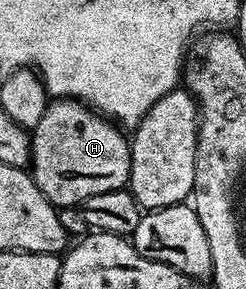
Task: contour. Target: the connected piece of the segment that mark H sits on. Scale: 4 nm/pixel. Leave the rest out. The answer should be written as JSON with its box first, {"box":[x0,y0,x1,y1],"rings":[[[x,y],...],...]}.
{"box":[31,98,130,208],"rings":[[[62,98],[60,100],[50,101],[48,108],[43,112],[43,120],[39,120],[39,124],[31,132],[31,173],[35,184],[39,188],[39,192],[43,192],[43,196],[47,196],[47,200],[52,206],[58,208],[64,207],[80,207],[82,202],[87,201],[91,196],[99,196],[99,192],[111,192],[112,190],[126,189],[129,181],[129,148],[130,139],[120,134],[122,131],[104,114],[97,113],[92,106],[76,101],[72,98]]]}

